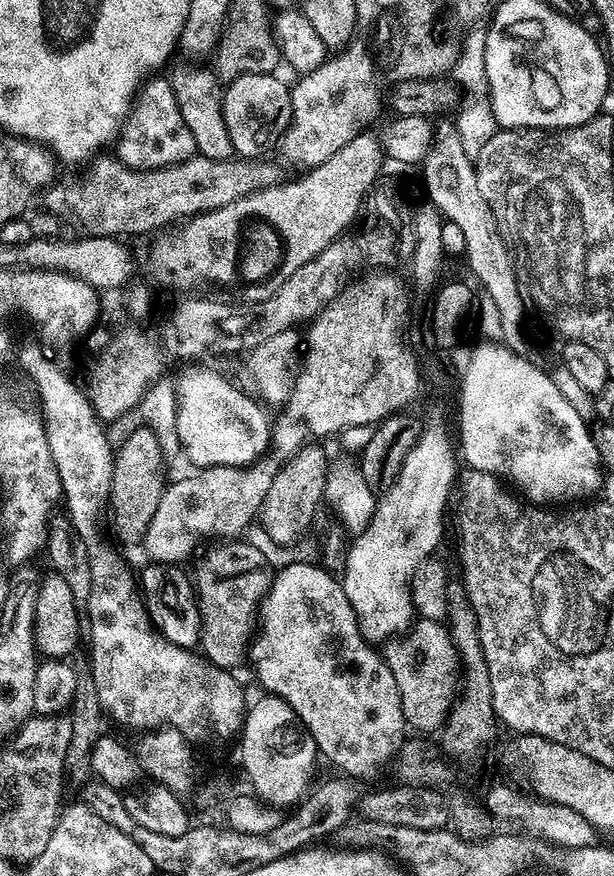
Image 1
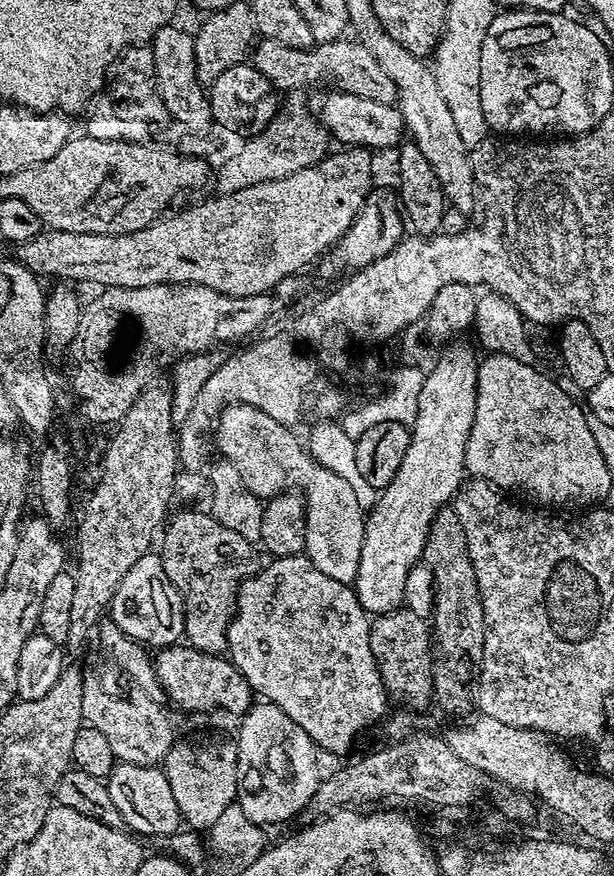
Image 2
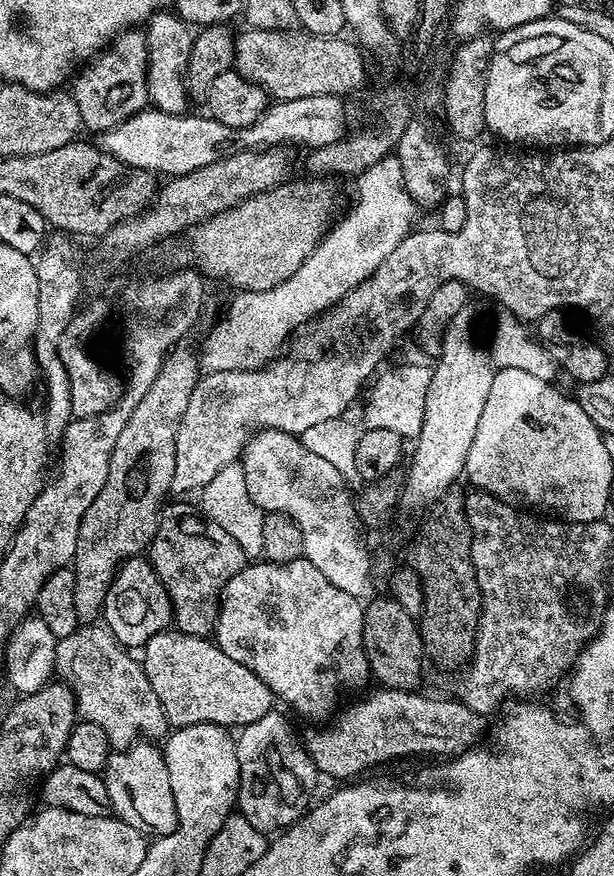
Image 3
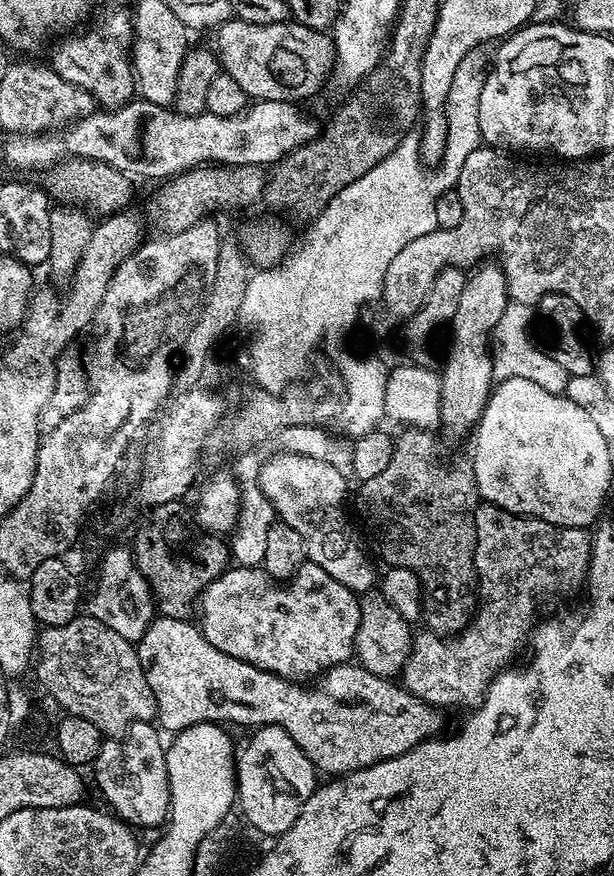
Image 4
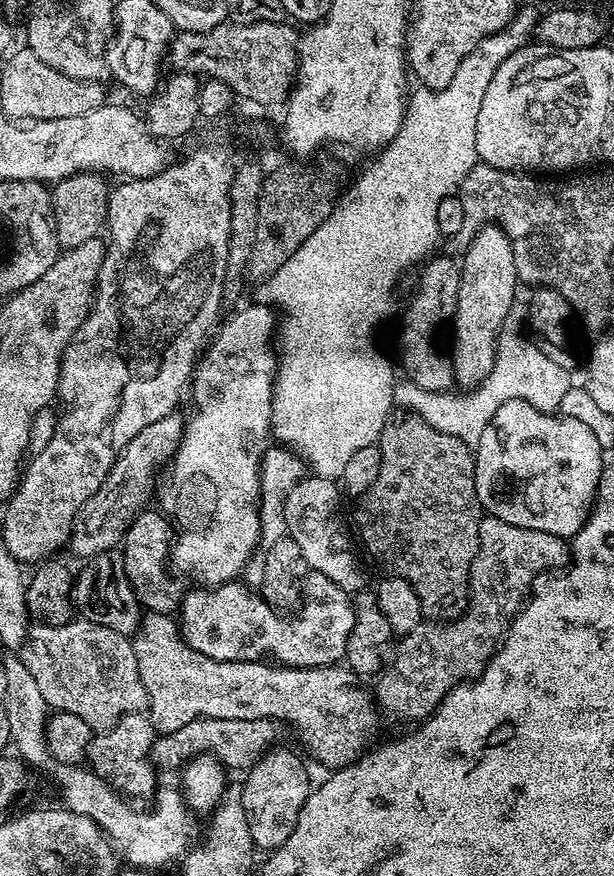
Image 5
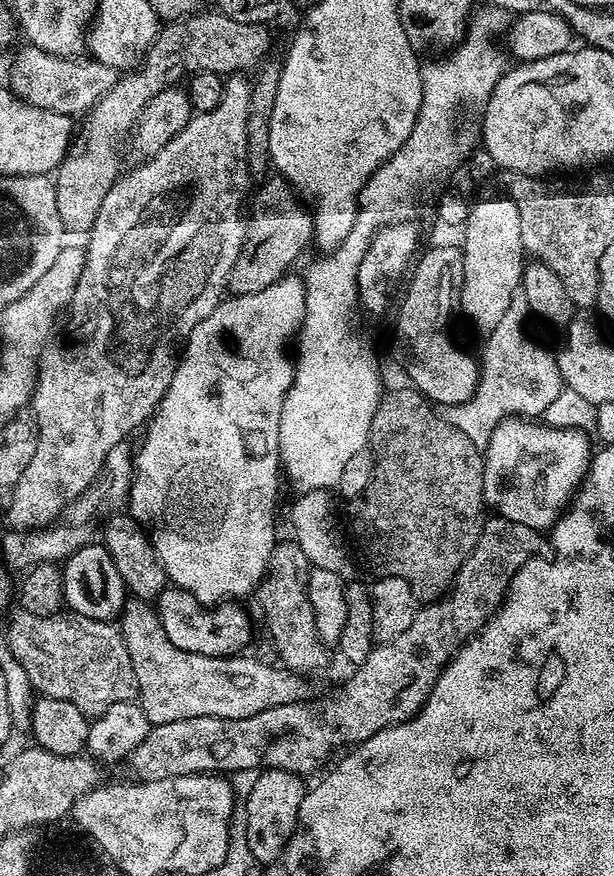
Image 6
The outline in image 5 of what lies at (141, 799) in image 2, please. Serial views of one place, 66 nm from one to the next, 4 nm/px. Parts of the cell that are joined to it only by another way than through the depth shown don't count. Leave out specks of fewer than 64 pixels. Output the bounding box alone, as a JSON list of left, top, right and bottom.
[88,712,158,799]

